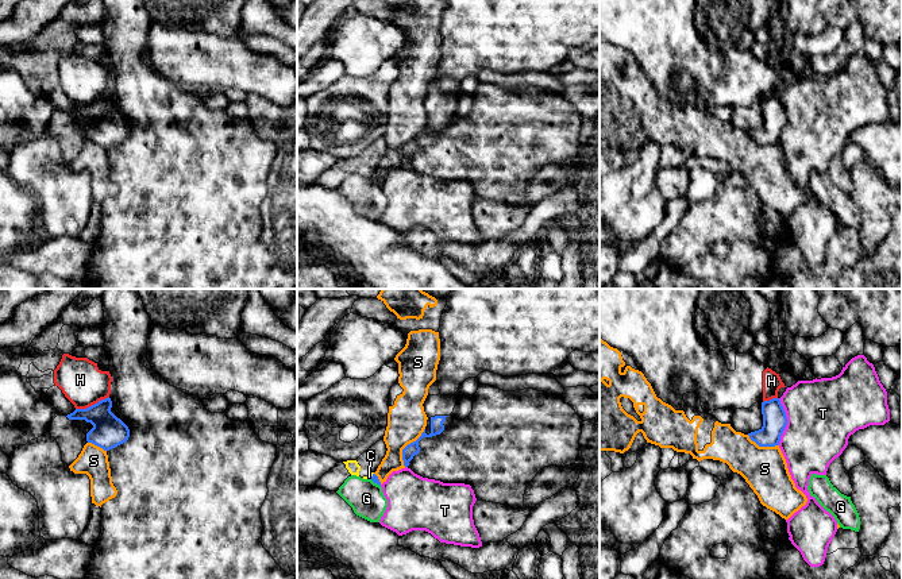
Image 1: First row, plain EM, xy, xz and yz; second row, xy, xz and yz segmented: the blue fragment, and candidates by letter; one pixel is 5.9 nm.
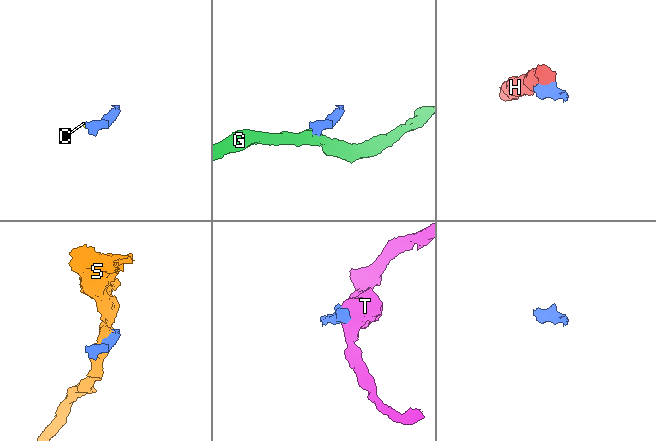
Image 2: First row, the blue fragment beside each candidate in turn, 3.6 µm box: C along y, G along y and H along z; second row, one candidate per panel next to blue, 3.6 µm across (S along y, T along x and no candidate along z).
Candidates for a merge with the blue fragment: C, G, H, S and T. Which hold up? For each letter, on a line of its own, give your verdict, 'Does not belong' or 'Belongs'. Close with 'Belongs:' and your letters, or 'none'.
C: Does not belong
G: Does not belong
H: Does not belong
S: Does not belong
T: Does not belong
Belongs: none

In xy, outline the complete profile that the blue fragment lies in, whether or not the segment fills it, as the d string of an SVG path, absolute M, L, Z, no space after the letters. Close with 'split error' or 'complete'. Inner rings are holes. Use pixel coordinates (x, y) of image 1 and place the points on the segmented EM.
M108 397L86 409L76 409L66 417L90 422L93 428L86 433L86 441L109 451L130 437L128 426L111 412L111 408L112 401Z; complete

